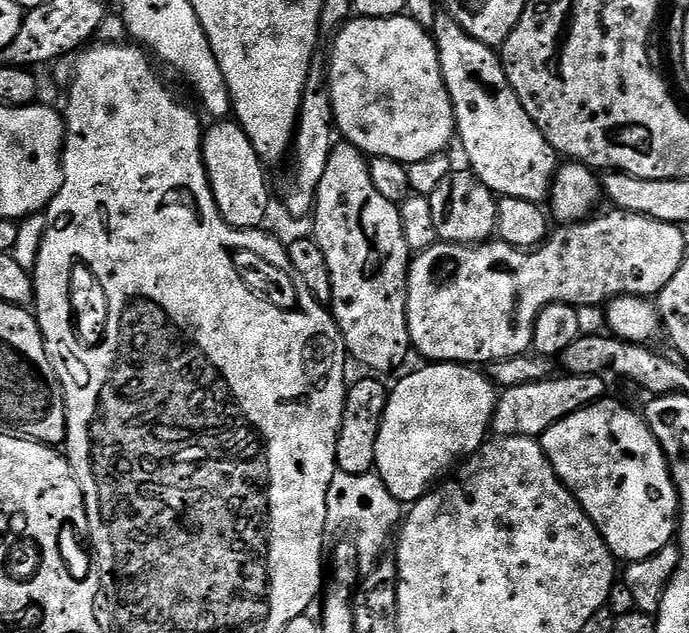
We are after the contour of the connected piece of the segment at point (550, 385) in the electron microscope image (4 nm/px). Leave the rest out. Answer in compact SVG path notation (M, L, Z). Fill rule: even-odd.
M560 374L542 382L530 382L526 386L514 386L503 389L496 401L496 412L493 414L491 431L497 437L502 436L530 436L539 438L544 431L582 410L587 404L605 399L609 395L608 384L603 375L599 376L574 376Z

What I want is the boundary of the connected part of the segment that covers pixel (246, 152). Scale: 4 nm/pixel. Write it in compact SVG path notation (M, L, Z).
M235 119L215 121L204 133L204 165L220 217L232 228L260 228L268 216L266 165Z

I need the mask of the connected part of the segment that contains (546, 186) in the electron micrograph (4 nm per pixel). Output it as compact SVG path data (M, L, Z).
M447 14L437 15L430 31L436 41L436 49L440 51L442 78L456 115L455 135L458 137L458 144L460 140L464 147L464 156L469 164L467 167L472 175L477 176L497 197L522 198L535 204L547 201L552 190L552 181L556 179L558 154L552 149L550 142L546 142L542 130L538 130L530 114L526 114L522 102L518 102L518 94L514 94L514 86L510 86L506 78L504 63L500 60L497 49L466 34L466 30L462 30L462 26L458 26L458 22L454 22L454 18Z

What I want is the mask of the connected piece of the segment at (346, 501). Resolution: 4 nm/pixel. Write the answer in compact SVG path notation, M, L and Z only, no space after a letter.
M336 471L328 491L328 510L356 535L356 560L365 570L371 569L385 555L384 547L393 543L394 533L402 524L402 504L390 494L382 478L372 472L346 474Z

